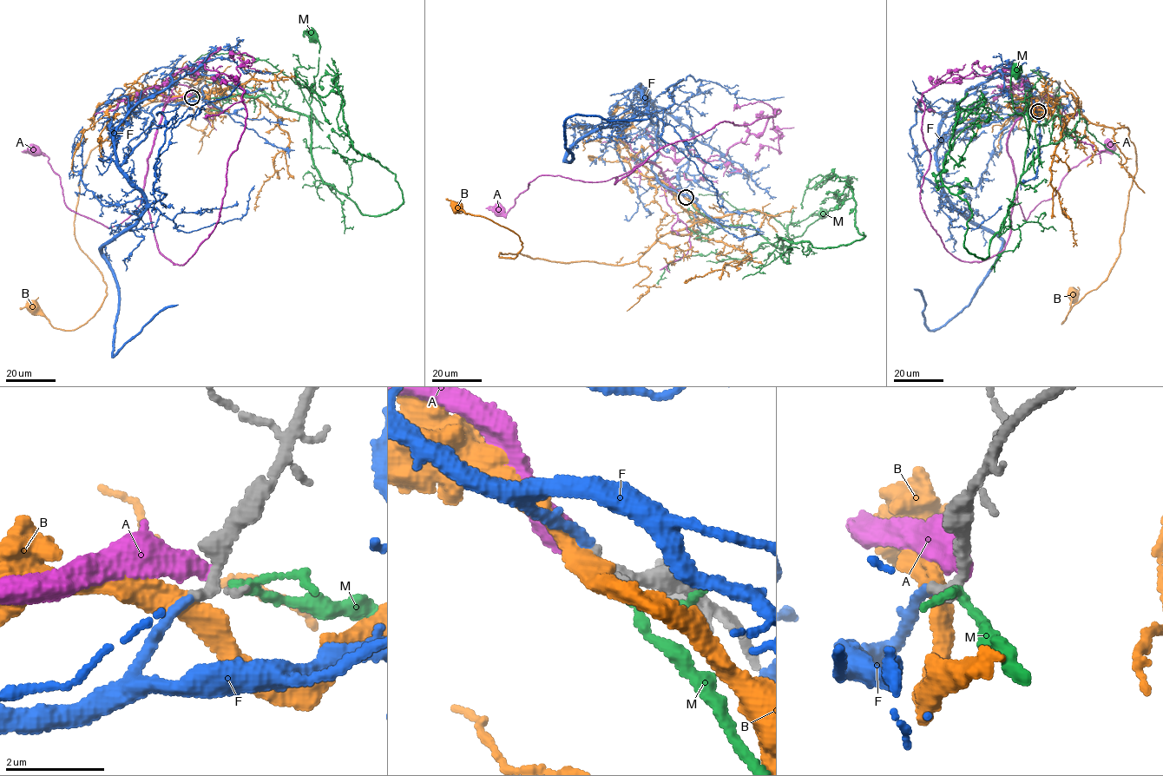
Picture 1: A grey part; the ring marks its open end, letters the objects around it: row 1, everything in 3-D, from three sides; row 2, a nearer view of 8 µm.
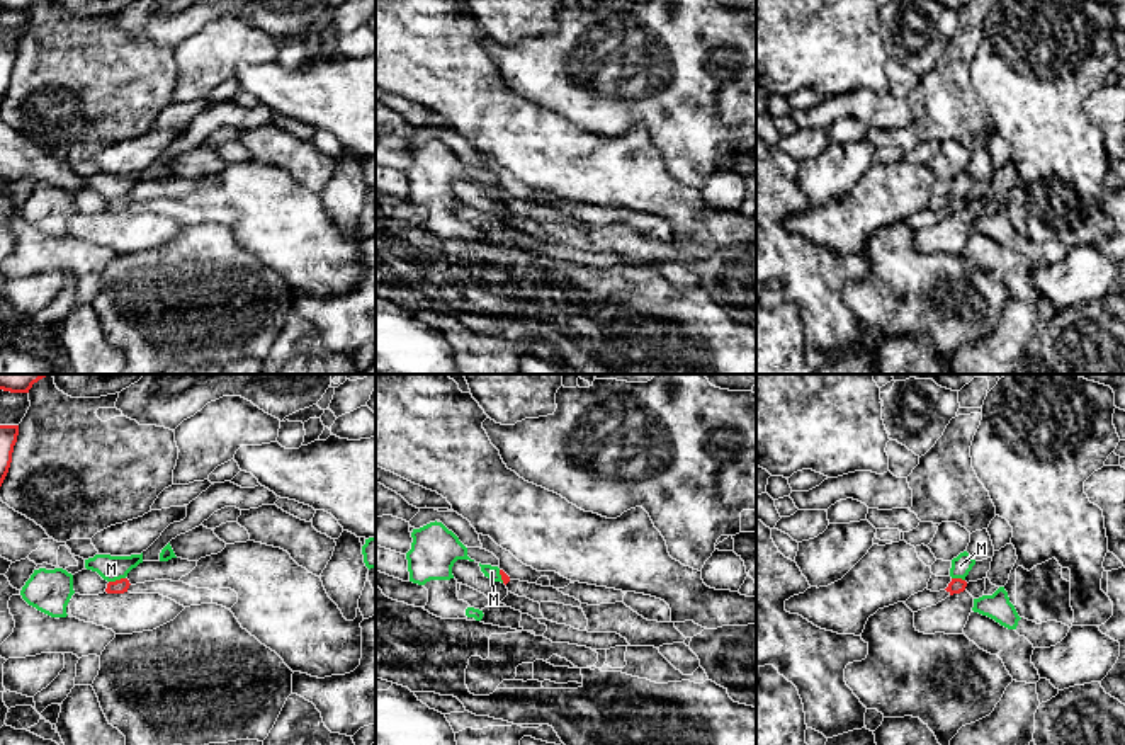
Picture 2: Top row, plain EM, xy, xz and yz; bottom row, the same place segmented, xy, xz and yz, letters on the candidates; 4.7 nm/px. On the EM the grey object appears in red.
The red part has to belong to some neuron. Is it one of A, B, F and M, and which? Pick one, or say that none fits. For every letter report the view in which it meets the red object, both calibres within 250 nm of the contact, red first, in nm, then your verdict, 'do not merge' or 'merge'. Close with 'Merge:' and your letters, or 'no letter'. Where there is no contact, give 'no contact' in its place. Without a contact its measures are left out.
A: no contact; do not merge
B: no contact; do not merge
F: no contact; merge
M: meets red in xy; 70 nm thick on the red side, 120 nm on the other; do not merge
Merge: F

